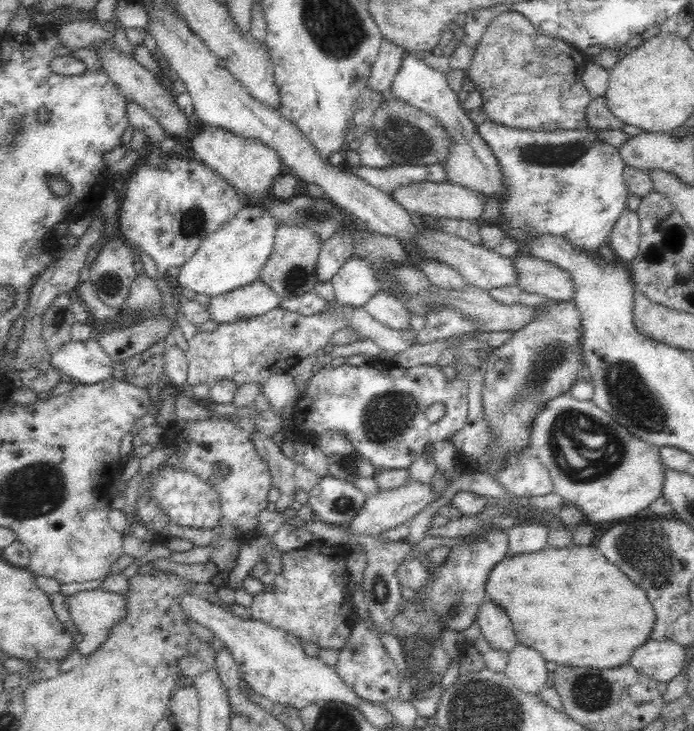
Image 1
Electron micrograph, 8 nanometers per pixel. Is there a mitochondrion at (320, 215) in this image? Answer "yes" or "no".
yes

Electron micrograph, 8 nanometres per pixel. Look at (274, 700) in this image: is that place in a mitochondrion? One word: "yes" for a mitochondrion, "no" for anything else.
no

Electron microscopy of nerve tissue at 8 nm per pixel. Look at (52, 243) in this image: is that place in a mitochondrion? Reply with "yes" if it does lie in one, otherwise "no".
no

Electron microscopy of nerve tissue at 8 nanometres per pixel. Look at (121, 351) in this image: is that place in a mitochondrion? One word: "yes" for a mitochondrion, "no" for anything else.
no

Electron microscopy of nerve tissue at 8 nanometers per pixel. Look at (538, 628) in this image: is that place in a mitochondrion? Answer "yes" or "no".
no

